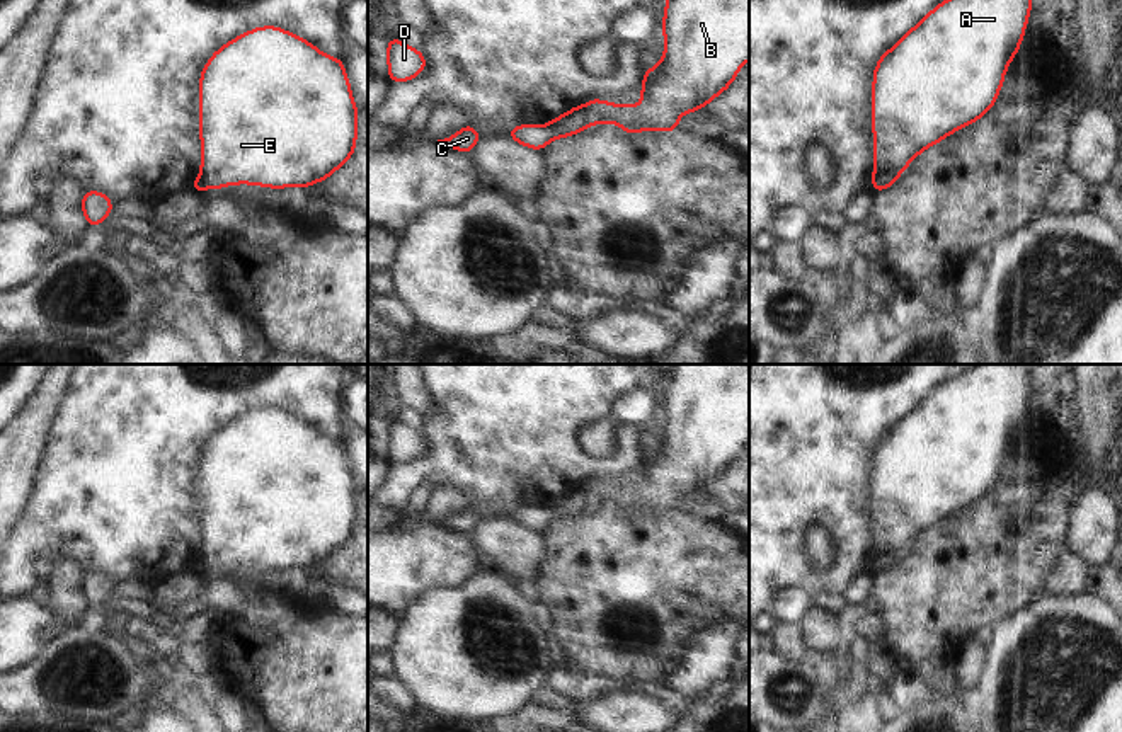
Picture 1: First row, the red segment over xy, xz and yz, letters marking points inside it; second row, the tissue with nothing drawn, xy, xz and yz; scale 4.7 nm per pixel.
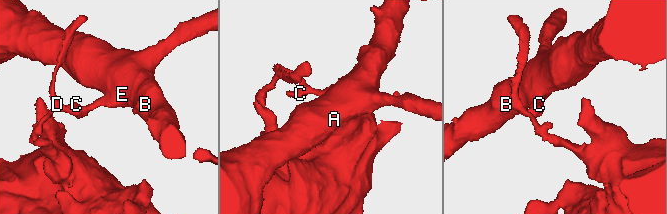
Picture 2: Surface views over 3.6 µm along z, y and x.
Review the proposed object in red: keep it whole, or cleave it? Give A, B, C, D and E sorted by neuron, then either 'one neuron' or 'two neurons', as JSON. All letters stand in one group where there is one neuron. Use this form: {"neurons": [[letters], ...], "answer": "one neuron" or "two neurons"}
{"neurons": [["A", "B", "E"], ["C", "D"]], "answer": "two neurons"}

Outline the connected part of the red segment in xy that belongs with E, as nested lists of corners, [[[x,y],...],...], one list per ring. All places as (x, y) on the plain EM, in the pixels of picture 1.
[[[274,407],[257,409],[237,417],[221,427],[201,451],[199,465],[199,512],[201,512],[201,560],[208,570],[220,570],[230,565],[257,565],[262,569],[283,570],[288,567],[310,569],[313,563],[325,562],[341,550],[356,529],[358,489],[351,477],[351,466],[341,439],[330,439],[308,422]]]

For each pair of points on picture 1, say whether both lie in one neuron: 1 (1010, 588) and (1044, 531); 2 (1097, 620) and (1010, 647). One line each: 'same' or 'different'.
1: same
2: same

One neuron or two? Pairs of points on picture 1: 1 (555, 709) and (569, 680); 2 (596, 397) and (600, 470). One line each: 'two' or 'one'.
1: two
2: one

